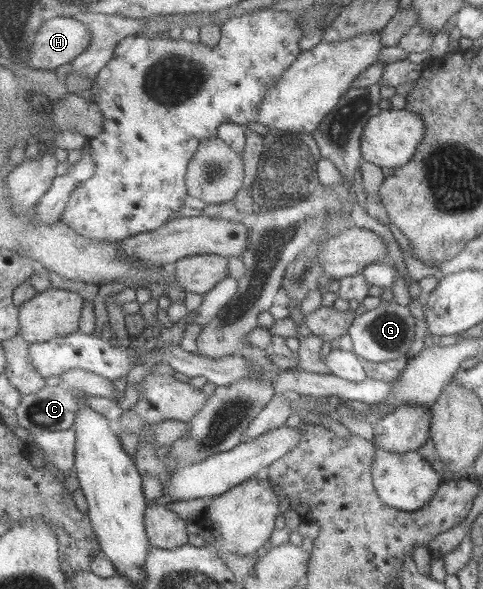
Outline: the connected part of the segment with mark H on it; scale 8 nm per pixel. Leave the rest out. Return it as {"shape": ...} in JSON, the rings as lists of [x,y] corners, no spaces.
{"shape":[[[48,16],[39,29],[28,63],[37,69],[53,71],[72,63],[92,45],[93,29],[71,16]]]}

